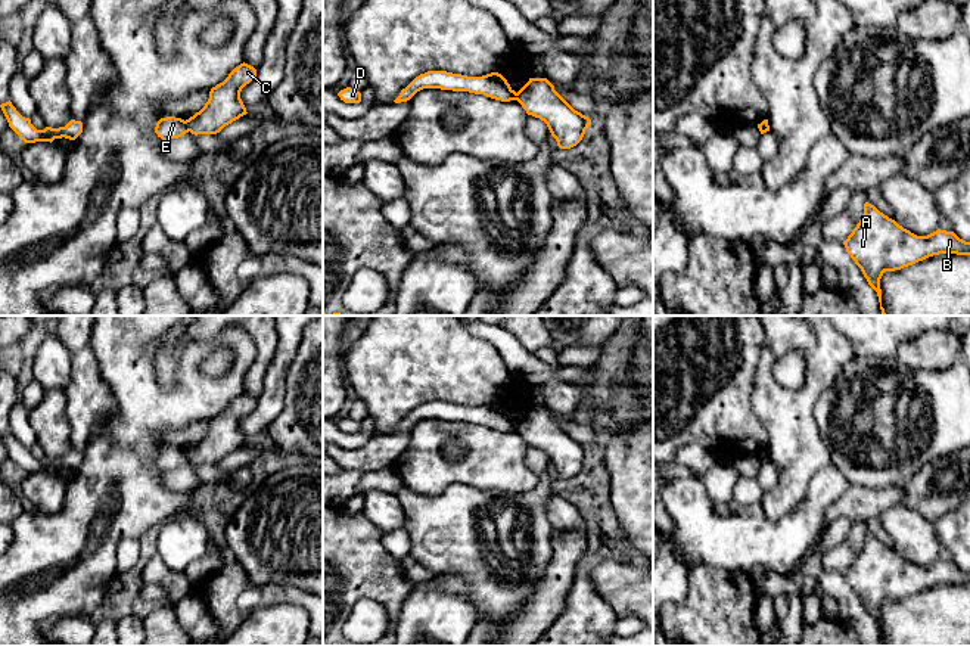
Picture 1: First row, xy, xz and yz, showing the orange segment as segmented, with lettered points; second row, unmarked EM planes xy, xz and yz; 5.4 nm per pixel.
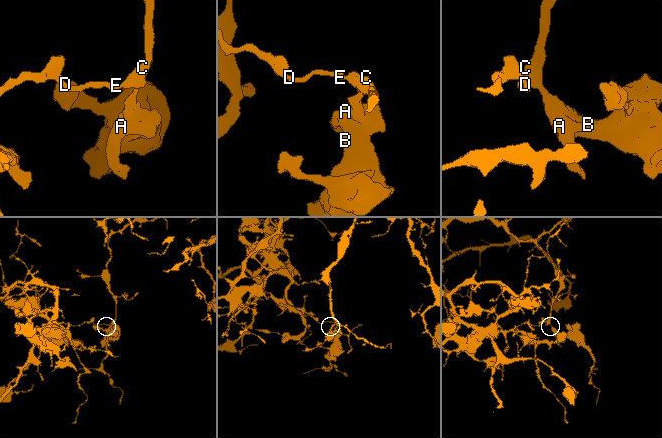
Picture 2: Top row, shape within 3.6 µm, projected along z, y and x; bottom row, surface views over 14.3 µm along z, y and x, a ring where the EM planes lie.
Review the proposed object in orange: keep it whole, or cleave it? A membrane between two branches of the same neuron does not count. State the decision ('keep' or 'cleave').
cleave

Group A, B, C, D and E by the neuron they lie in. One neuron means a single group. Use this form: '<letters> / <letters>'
A B C / D E

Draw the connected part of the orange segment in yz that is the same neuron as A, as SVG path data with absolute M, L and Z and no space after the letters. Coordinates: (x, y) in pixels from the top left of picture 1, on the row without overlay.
M868 532L864 534L862 547L843 575L877 622L882 646L886 646L880 619L884 602L901 600L939 584L970 586L970 572L960 569L954 562L938 559L927 566L917 566Z

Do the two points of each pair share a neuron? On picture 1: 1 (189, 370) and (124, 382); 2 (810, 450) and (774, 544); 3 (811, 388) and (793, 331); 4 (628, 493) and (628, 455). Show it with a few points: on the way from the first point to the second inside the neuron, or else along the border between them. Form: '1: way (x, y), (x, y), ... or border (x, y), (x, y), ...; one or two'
1: way (179, 388), (173, 394), (142, 394); one
2: border (808, 488), (782, 518), (765, 516); two
3: way (814, 373), (814, 351), (808, 345); one
4: way (628, 484), (628, 463); one

